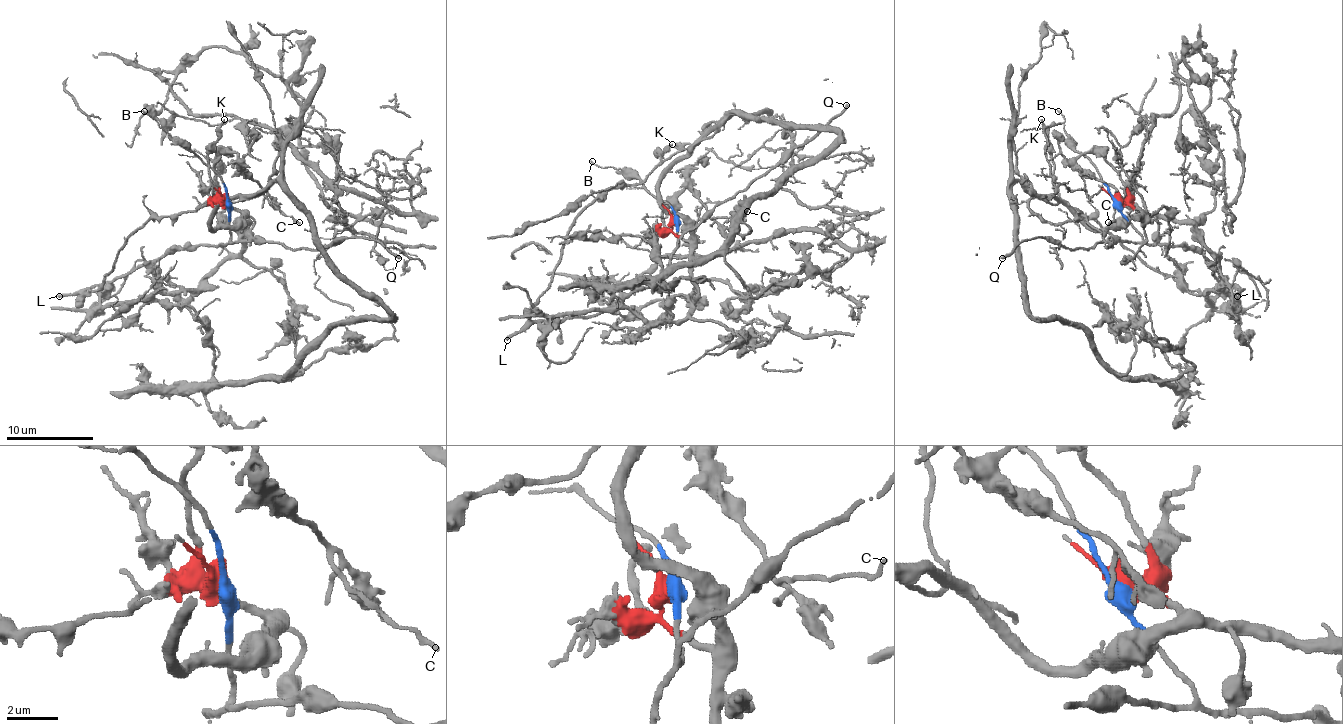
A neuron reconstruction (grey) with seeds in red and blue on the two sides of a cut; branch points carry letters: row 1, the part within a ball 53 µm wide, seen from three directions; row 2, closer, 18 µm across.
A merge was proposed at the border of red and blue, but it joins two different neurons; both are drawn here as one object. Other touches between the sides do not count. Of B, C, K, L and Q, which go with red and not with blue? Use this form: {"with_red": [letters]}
{"with_red": ["C"]}

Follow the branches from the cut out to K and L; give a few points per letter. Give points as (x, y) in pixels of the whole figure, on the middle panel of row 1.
K: (676, 219), (669, 271), (650, 286), (587, 317), (530, 319), (571, 224), (610, 189), (639, 185), (671, 143)
L: (676, 219), (678, 245), (669, 271), (650, 286), (587, 317), (530, 321), (506, 341)

